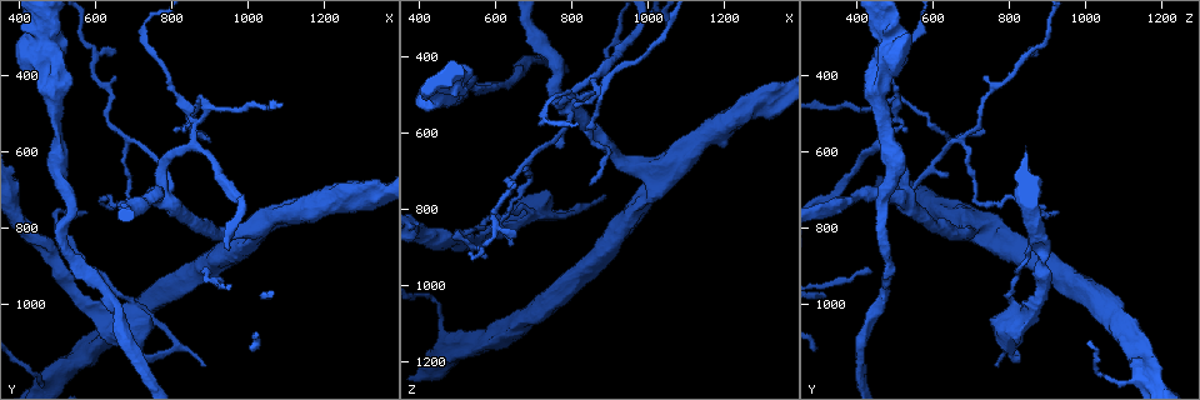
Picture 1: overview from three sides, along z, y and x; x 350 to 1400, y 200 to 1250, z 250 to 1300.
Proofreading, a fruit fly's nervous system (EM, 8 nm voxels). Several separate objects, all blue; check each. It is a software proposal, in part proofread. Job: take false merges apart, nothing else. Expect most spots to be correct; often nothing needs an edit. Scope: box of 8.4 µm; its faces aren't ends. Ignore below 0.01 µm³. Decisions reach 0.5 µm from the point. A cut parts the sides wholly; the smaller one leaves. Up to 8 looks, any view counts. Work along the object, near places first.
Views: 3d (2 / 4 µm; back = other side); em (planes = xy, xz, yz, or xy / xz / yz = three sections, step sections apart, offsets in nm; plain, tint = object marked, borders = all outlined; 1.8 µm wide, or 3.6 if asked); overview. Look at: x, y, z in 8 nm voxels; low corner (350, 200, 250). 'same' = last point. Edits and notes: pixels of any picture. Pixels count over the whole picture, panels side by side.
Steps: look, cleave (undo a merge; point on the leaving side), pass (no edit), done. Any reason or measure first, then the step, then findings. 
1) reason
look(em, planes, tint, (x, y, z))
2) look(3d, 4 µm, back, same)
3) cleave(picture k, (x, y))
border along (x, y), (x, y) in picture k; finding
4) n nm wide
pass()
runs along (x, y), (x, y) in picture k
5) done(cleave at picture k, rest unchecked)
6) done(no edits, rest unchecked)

thick turns thin
look(3d, 2 µm, (805, 735, 530))

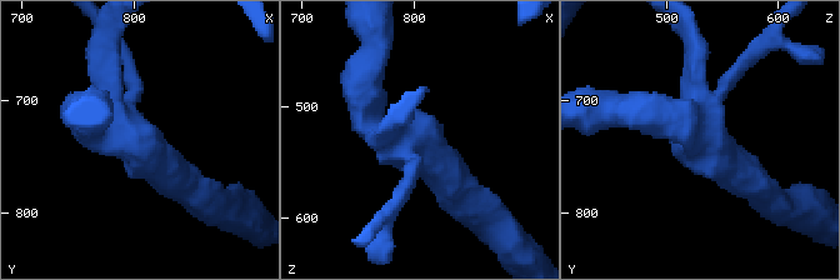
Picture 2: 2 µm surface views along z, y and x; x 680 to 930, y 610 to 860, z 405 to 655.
look(em, planes, tint, (796, 730, 534))

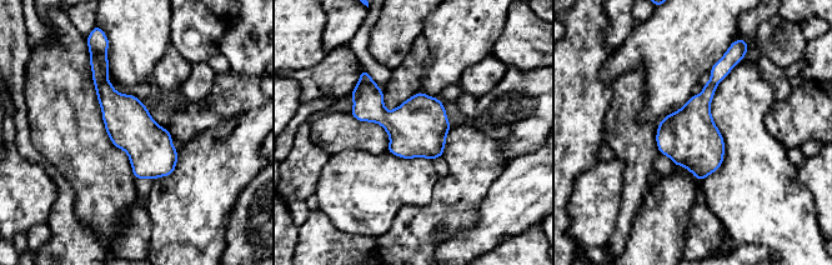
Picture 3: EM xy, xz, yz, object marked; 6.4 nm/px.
pass()
runs along (95, 68), (108, 98), (168, 171) in picture 3; one cell here

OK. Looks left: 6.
four-way junction
look(em, planes, tint, (885, 505, 470))

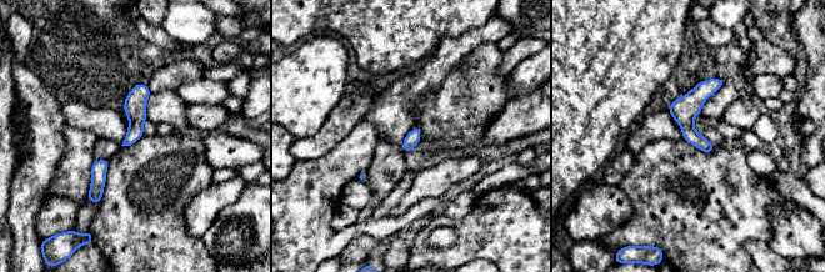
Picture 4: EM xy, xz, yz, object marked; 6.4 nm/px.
90 nm wide
pass()
one cell here

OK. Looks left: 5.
a fork
look(3d, 4 µm, (460, 335, 490))

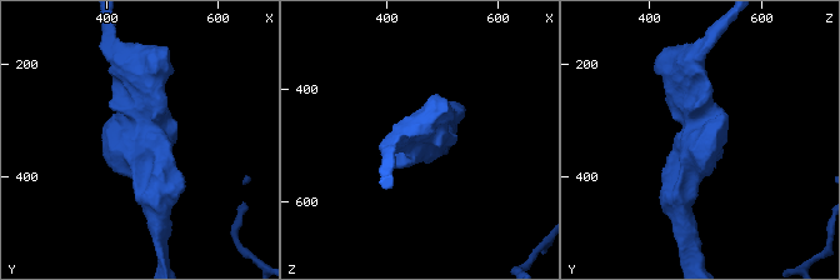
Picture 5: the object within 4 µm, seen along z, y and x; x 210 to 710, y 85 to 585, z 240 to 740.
need the tissue
look(em, 3.6 µm, planes, tint, (465, 340, 485))

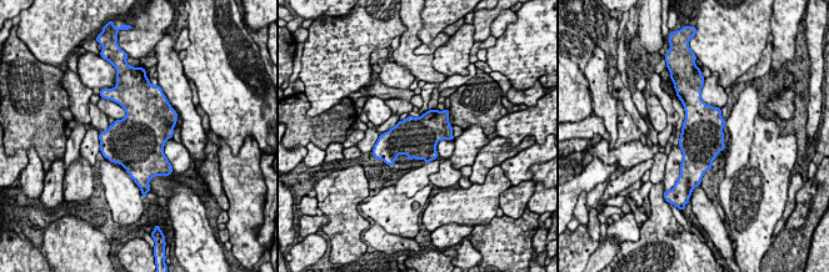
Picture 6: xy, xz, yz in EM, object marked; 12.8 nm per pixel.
pass()
all the same cell

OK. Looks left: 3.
done(no edits, rest unchecked)

